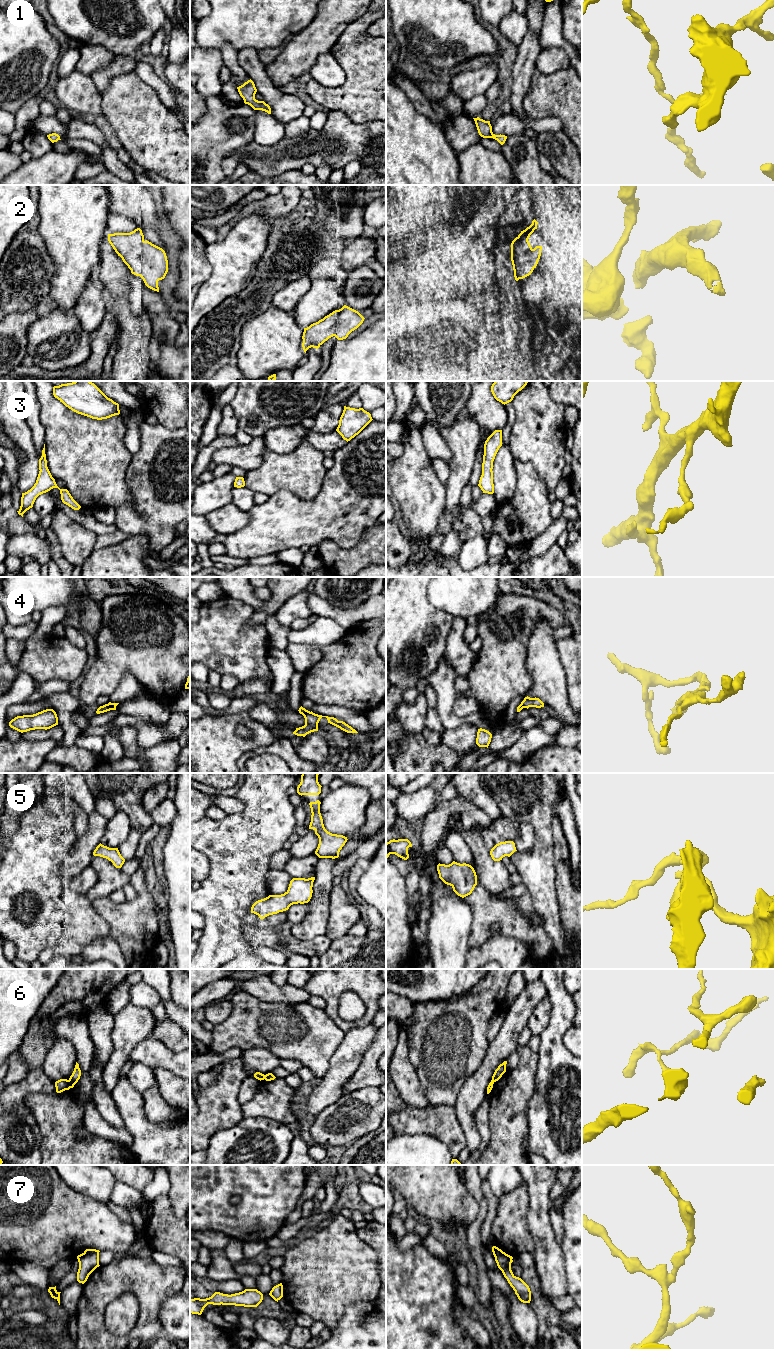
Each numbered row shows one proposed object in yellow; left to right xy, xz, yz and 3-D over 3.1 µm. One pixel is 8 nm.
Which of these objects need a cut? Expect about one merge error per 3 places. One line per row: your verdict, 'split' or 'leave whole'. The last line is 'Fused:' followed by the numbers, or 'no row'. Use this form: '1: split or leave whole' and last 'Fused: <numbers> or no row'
1: leave whole
2: leave whole
3: leave whole
4: split
5: leave whole
6: split
7: leave whole
Fused: 4, 6

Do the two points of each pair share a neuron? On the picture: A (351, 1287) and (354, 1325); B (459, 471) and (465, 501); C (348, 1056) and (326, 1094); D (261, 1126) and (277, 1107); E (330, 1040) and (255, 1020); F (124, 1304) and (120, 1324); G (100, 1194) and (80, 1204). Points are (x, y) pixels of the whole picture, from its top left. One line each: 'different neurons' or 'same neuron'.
A: different neurons
B: different neurons
C: same neuron
D: different neurons
E: same neuron
F: same neuron
G: different neurons

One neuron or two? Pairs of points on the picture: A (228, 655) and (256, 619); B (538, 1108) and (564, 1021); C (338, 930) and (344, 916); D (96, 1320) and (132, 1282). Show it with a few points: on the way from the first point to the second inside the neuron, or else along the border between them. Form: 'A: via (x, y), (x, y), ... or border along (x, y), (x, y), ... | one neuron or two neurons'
A: border along (252, 610), (252, 616), (247, 624), (263, 626) | two neurons
B: via (544, 1086), (550, 1079), (553, 1068), (553, 1043) | one neuron
C: via (338, 927), (341, 919) | one neuron
D: via (96, 1308), (120, 1282) | one neuron

